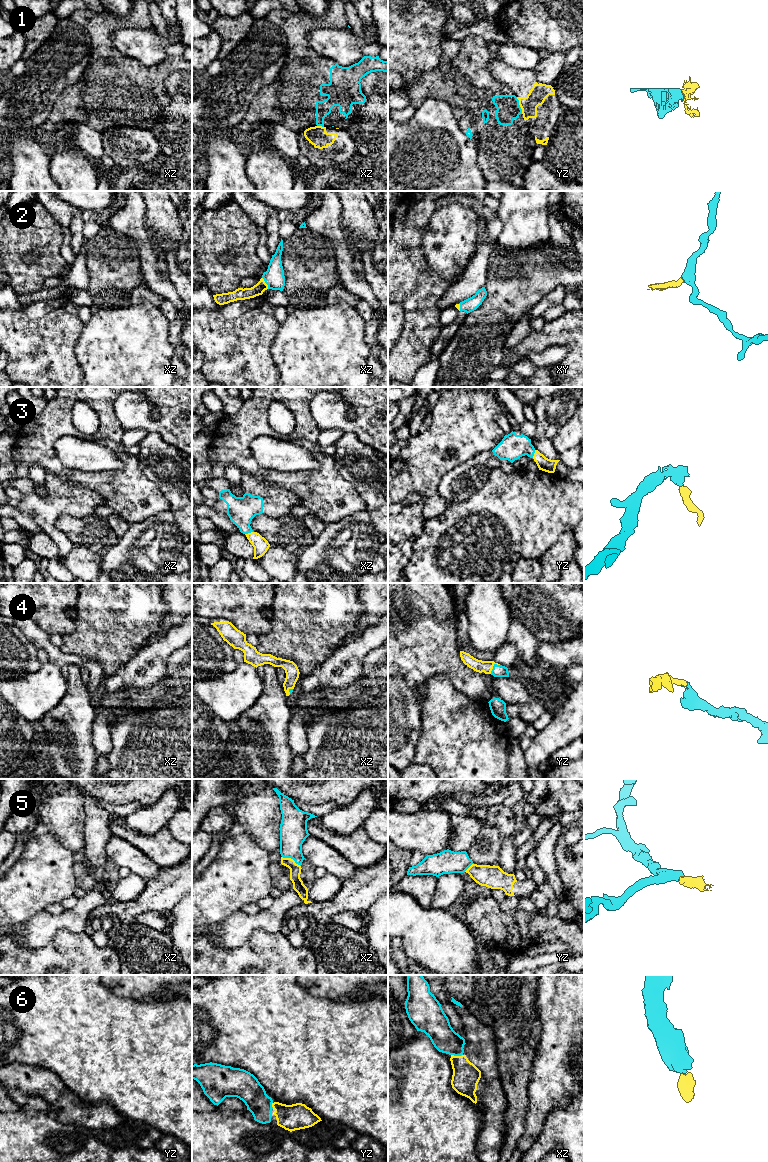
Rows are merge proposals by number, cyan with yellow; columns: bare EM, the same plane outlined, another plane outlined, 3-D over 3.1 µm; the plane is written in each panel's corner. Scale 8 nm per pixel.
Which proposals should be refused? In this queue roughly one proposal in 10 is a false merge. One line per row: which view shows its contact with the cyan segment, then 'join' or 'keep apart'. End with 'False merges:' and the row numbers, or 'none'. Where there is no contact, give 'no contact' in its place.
1: yz | keep apart
2: xz | join
3: xz | join
4: yz | join
5: xz | join
6: xz | join
False merges: 1

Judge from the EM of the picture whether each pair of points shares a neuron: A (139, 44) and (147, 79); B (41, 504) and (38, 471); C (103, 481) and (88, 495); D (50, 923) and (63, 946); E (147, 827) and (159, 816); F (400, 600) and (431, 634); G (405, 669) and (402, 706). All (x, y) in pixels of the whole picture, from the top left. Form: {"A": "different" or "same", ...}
{"A": "different", "B": "different", "C": "different", "D": "different", "E": "same", "F": "same", "G": "different"}

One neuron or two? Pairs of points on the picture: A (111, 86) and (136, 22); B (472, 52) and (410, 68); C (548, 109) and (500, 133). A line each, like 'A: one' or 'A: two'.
A: one
B: two
C: two

